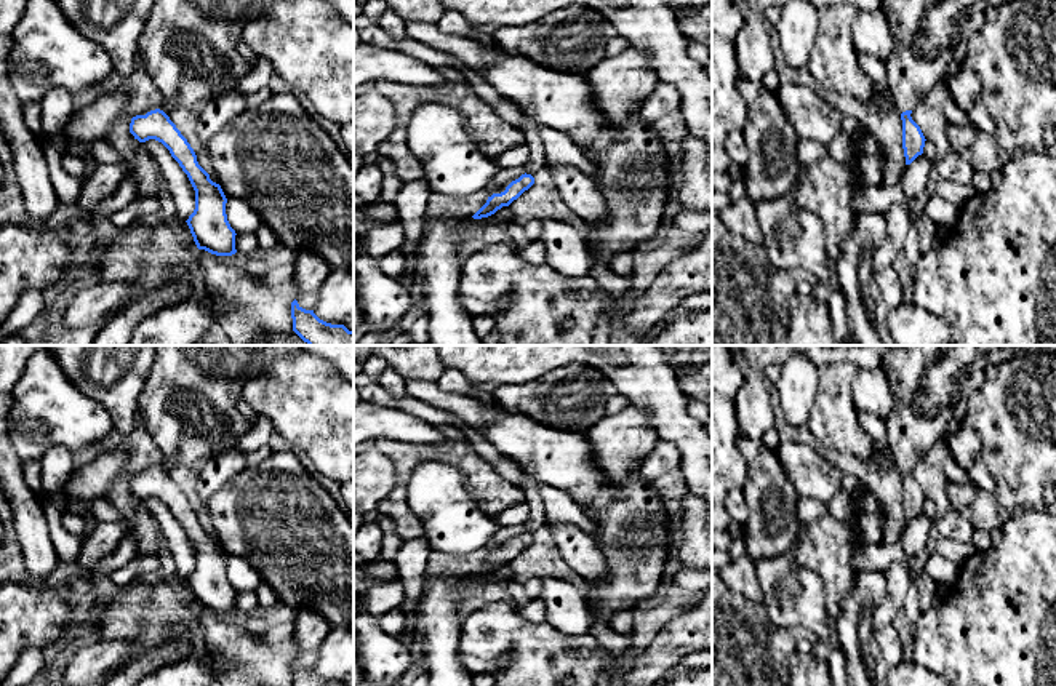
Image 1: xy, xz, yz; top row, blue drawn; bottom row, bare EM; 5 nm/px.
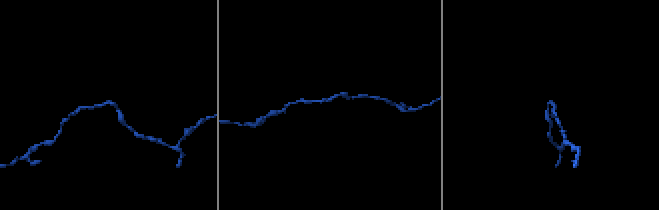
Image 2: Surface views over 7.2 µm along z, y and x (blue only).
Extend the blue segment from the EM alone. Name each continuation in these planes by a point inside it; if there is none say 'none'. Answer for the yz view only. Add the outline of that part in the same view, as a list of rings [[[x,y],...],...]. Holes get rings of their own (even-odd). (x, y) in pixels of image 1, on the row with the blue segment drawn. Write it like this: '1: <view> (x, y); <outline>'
1: yz (925, 32); [[[882,0],[890,6],[888,24],[894,40],[893,54],[885,61],[888,91],[899,114],[914,110],[928,93],[947,77],[954,50],[965,22],[974,13],[1000,8],[1011,0]]]

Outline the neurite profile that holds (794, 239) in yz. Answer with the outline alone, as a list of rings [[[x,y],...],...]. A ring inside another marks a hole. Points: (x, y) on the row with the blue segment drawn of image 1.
[[[789,192],[757,201],[754,213],[770,270],[806,269],[826,285],[837,280],[837,269],[829,262],[822,221],[814,213],[798,208]]]

